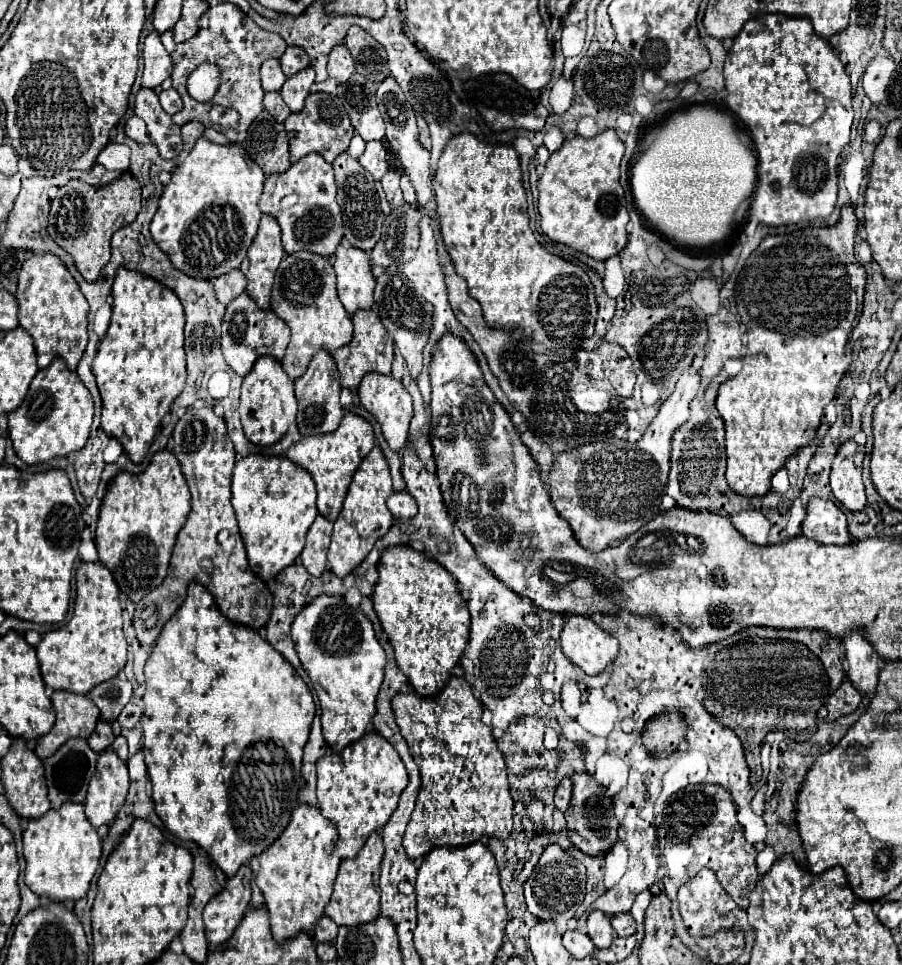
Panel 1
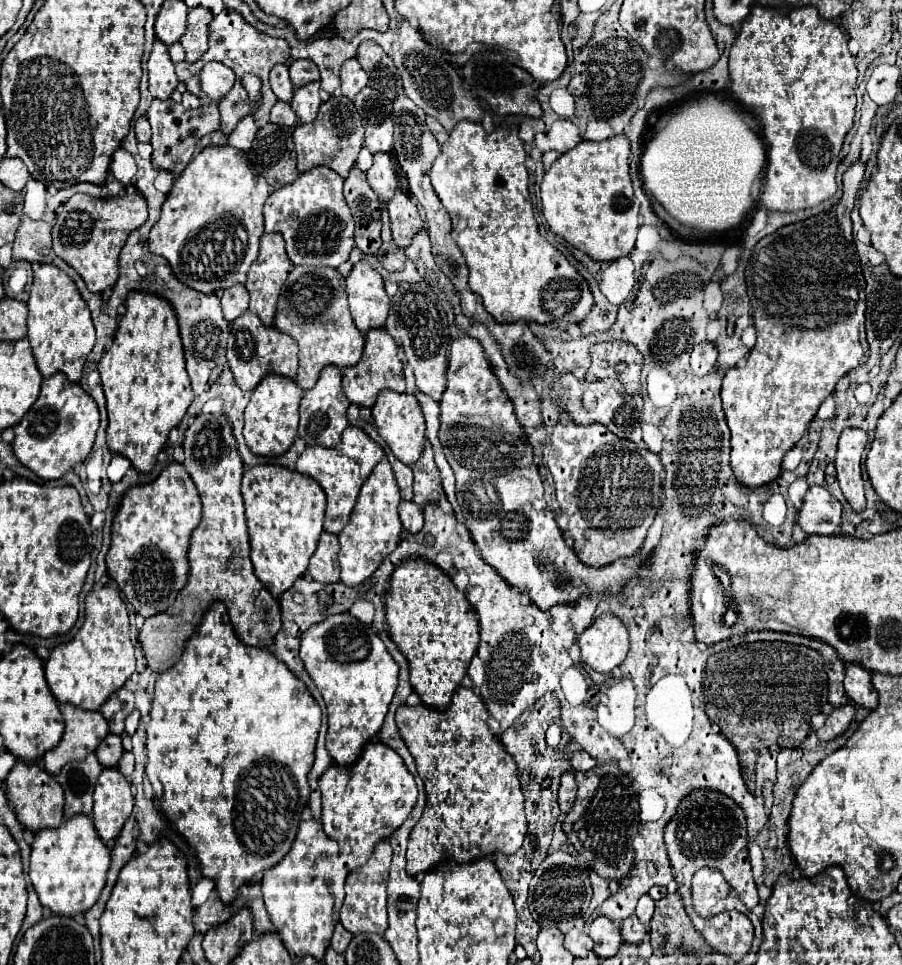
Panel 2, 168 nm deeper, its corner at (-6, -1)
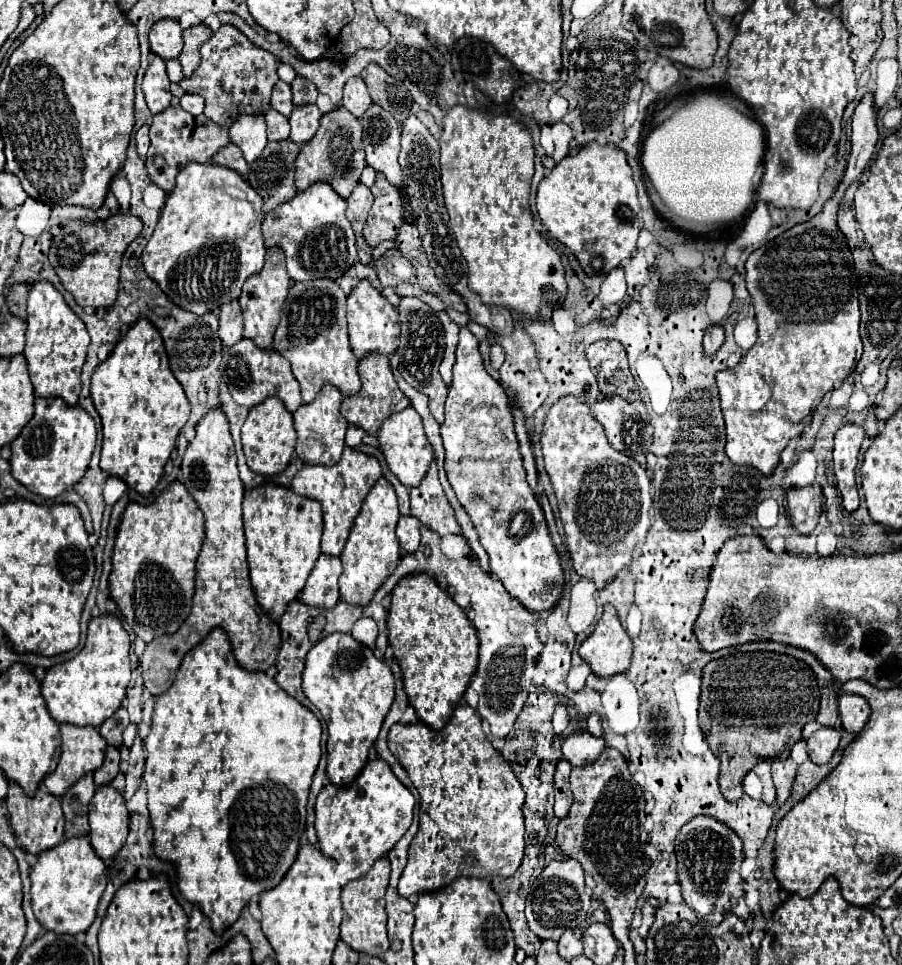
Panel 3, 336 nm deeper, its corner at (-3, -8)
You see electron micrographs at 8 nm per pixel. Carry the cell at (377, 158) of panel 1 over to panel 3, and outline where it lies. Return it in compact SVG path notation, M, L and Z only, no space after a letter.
M382 173L376 175L376 183L370 191L374 195L374 205L364 225L364 239L370 247L376 247L386 239L396 239L396 229L404 223L404 205L402 193L392 187Z

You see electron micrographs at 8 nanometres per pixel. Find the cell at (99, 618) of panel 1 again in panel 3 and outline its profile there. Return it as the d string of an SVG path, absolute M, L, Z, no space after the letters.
M114 615L94 617L88 625L84 649L62 665L48 669L42 681L42 695L50 715L58 723L72 723L78 727L100 727L116 709L120 709L130 683L130 639L122 623Z

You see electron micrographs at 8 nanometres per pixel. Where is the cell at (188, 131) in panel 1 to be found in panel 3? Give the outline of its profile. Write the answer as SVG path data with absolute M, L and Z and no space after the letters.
M228 145L228 147L220 149L220 151L214 155L214 163L216 163L216 165L224 165L224 167L236 171L242 179L248 179L248 163L244 161L242 151L240 151L236 145Z

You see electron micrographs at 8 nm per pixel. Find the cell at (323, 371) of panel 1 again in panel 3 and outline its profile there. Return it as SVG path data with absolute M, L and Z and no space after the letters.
M326 385L320 395L314 399L314 403L300 405L298 411L294 411L294 429L298 433L298 443L296 443L296 455L302 459L306 465L336 465L342 457L344 451L344 435L348 429L348 423L340 415L340 401L342 393Z

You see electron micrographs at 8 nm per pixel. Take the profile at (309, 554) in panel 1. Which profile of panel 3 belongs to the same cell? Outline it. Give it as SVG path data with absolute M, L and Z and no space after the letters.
M320 555L316 569L308 577L306 587L300 593L300 603L320 609L332 609L340 601L338 577L342 575L342 563L338 557Z

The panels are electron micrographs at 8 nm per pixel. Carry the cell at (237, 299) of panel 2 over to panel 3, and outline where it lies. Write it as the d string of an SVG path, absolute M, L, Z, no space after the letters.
M236 299L220 307L218 337L222 339L224 347L232 347L236 341L242 339L242 309Z

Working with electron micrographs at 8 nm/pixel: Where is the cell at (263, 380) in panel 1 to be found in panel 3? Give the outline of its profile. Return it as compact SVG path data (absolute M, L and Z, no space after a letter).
M268 397L266 401L250 409L250 415L242 427L242 445L244 445L246 463L254 473L278 475L286 469L294 453L296 431L294 431L292 413L284 407L282 401L278 401L278 397Z

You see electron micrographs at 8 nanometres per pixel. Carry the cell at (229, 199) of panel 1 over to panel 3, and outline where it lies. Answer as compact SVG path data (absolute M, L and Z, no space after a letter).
M188 163L176 177L176 187L168 195L160 221L140 257L148 277L168 295L172 303L194 315L204 315L220 305L240 297L242 285L248 277L260 273L264 267L266 247L262 243L262 199L236 171L214 163Z

